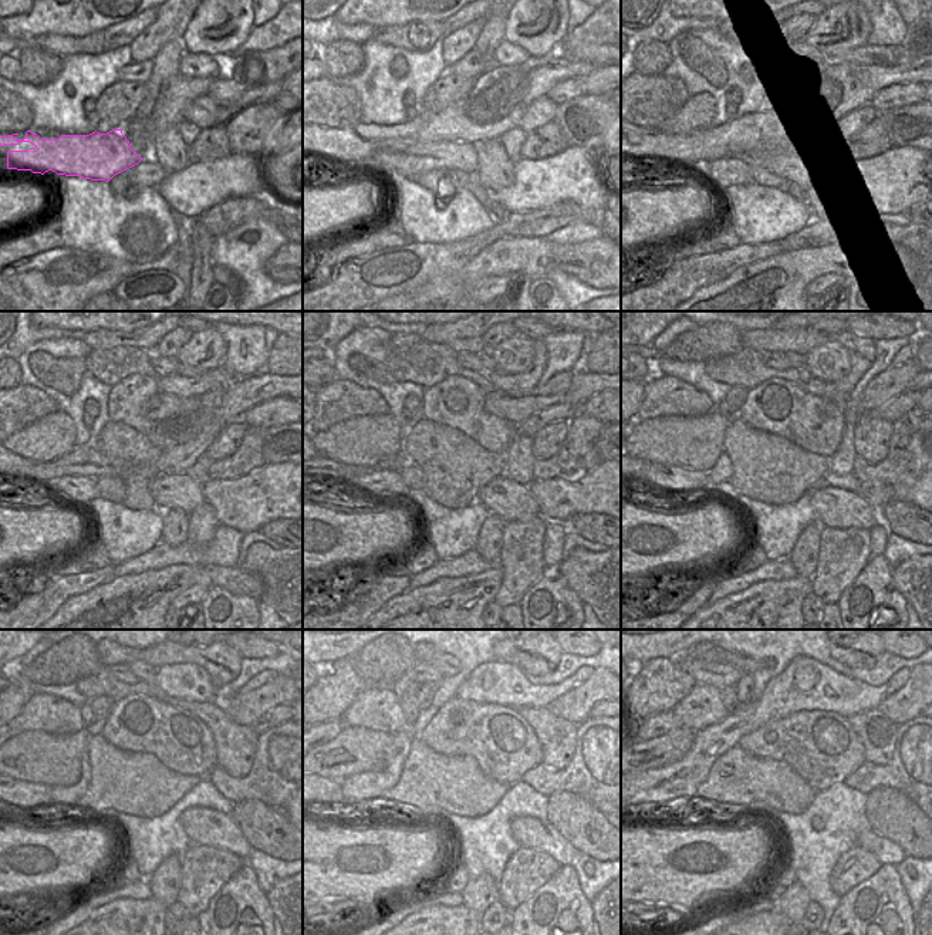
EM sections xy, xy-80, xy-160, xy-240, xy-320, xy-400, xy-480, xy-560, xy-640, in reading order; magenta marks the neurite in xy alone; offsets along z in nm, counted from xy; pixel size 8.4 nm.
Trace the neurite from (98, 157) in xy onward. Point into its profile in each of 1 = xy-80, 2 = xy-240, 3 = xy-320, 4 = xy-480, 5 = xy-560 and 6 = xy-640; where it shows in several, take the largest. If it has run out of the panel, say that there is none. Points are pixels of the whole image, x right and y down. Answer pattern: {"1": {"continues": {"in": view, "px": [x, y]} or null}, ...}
{"1": {"continues": {"in": "xy-80", "px": [424, 157]}}, "2": {"continues": {"in": "xy-240", "px": [183, 490]}}, "3": {"continues": {"in": "xy-320", "px": [510, 502]}}, "4": {"continues": {"in": "xy-480", "px": [203, 826]}}, "5": {"continues": {"in": "xy-560", "px": [530, 831]}}, "6": {"continues": {"in": "xy-640", "px": [887, 851]}}}

